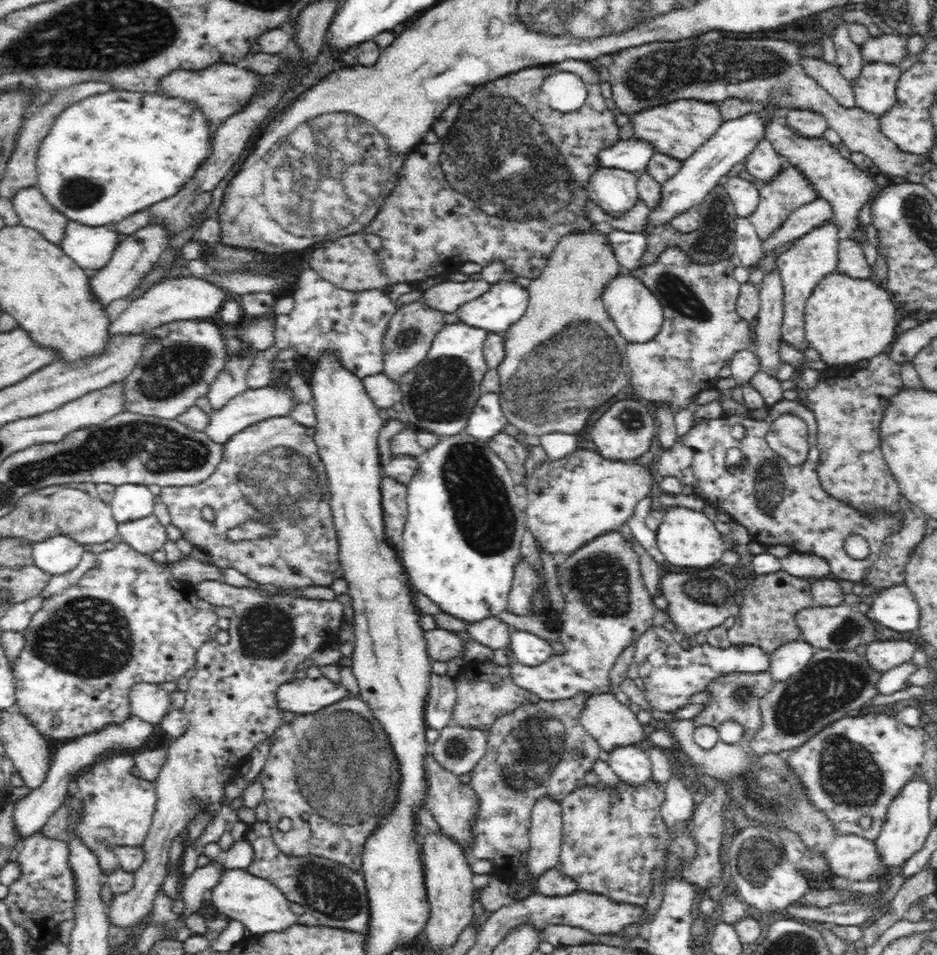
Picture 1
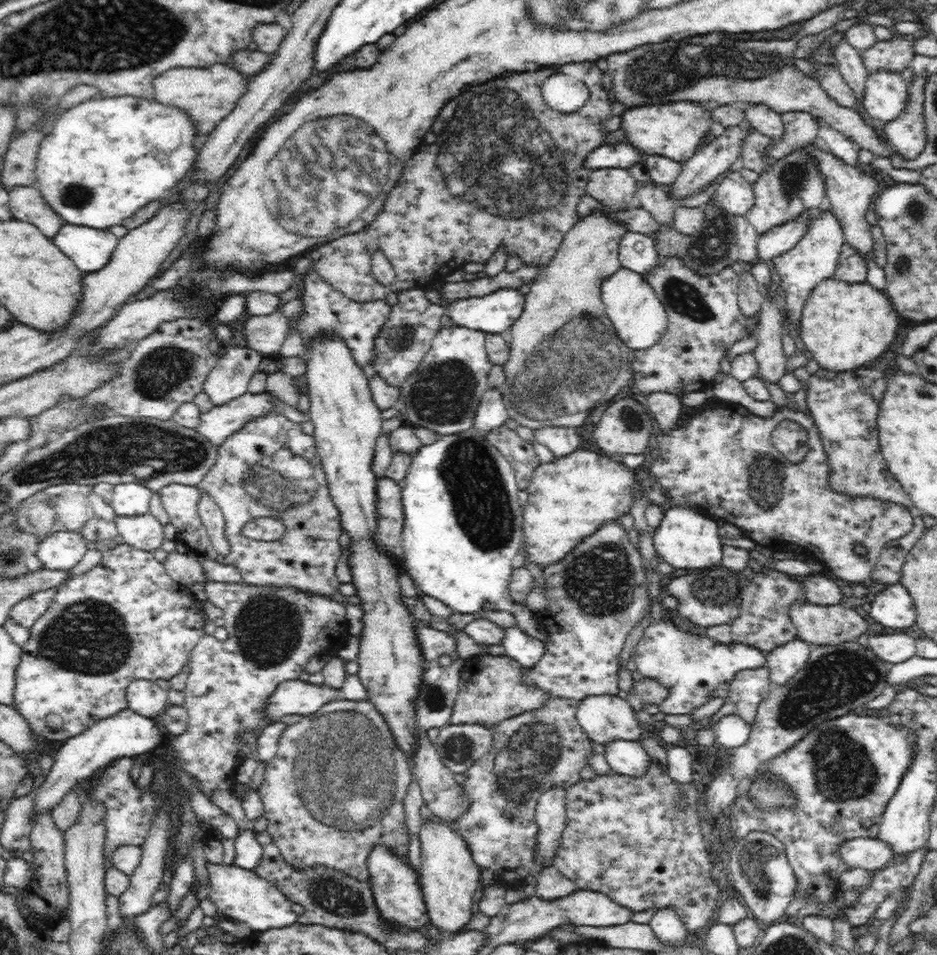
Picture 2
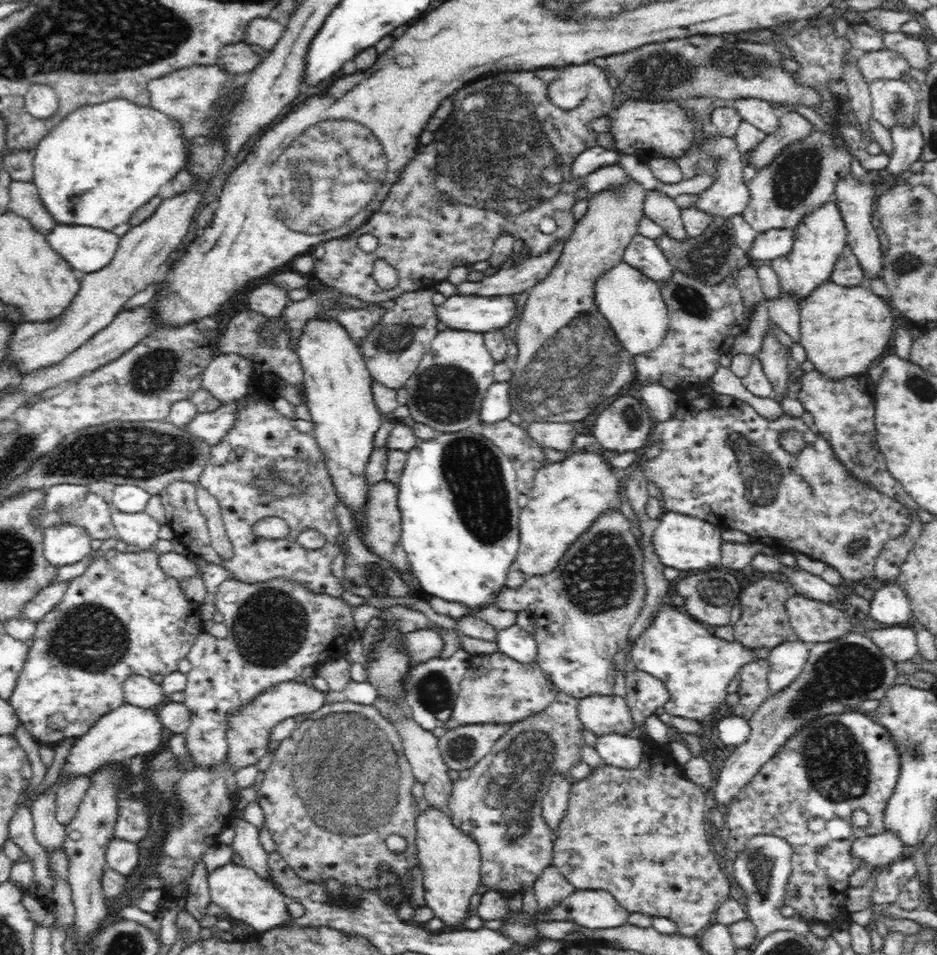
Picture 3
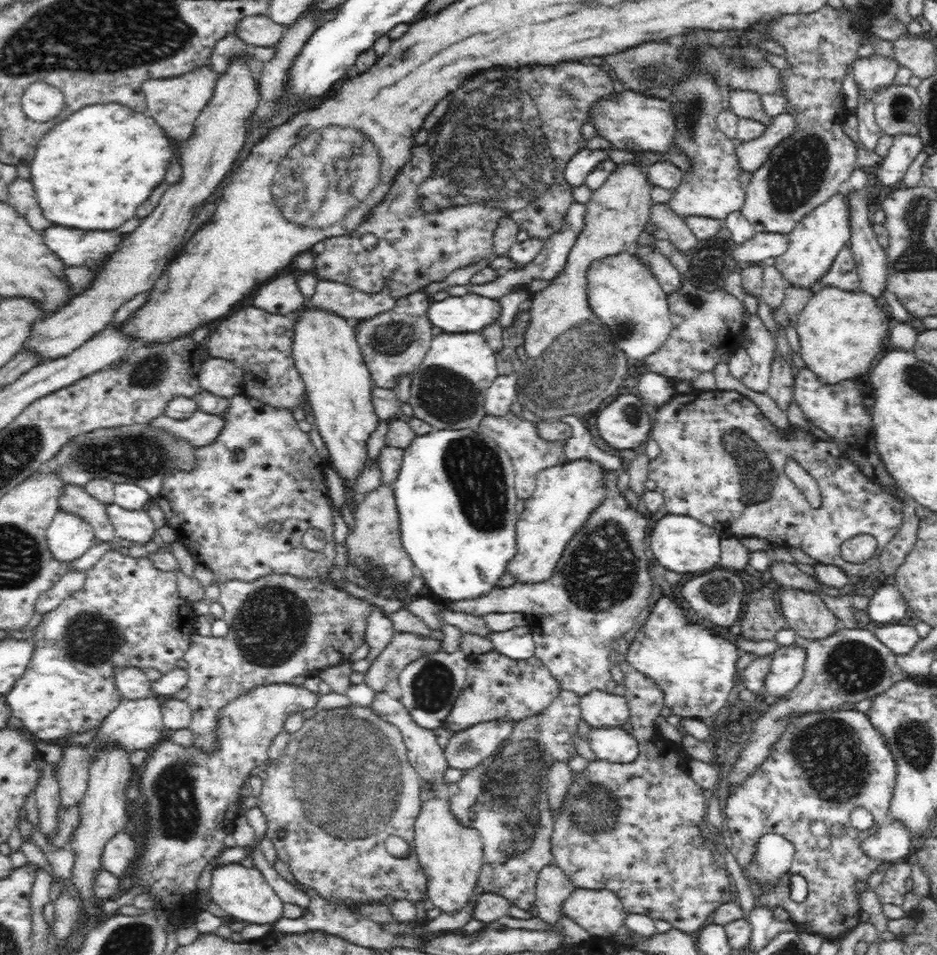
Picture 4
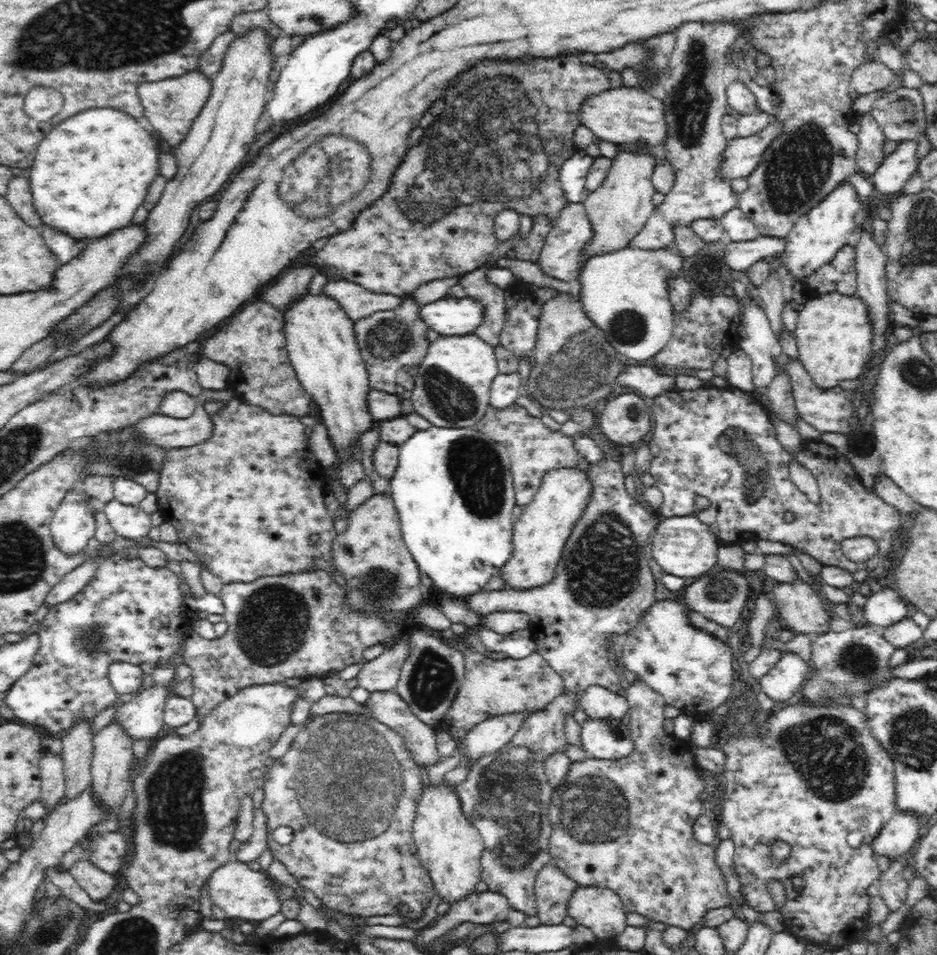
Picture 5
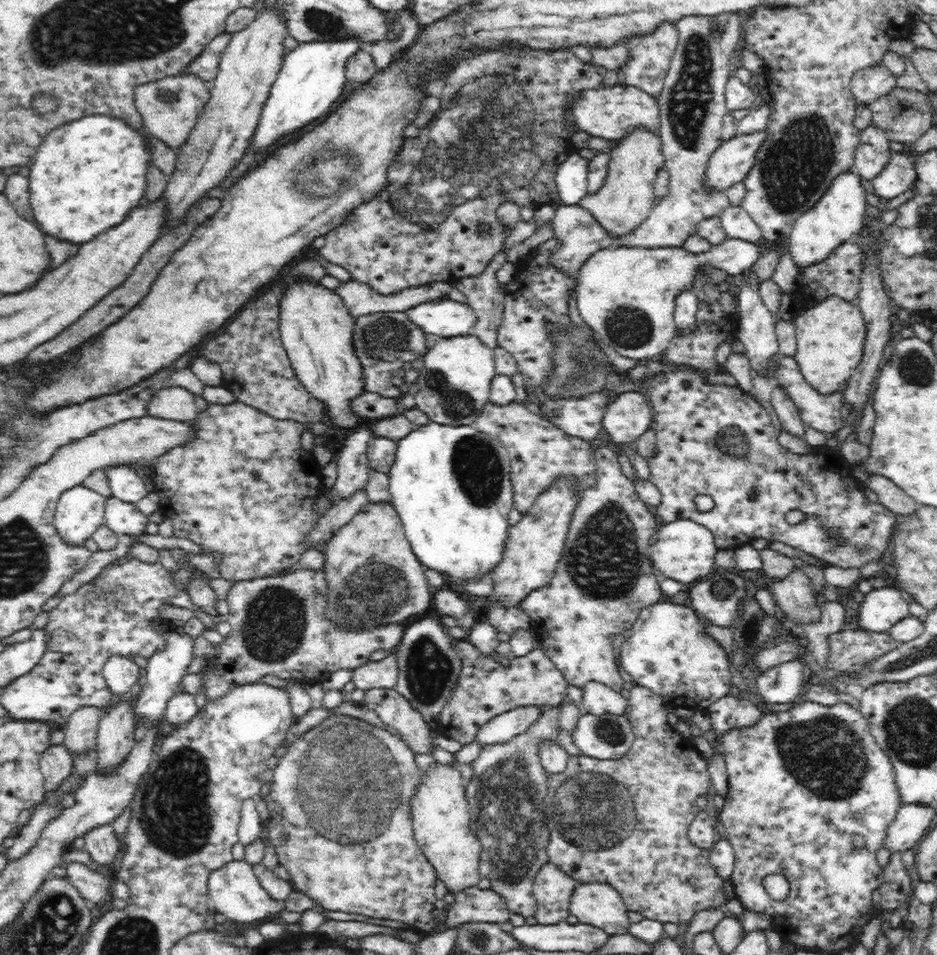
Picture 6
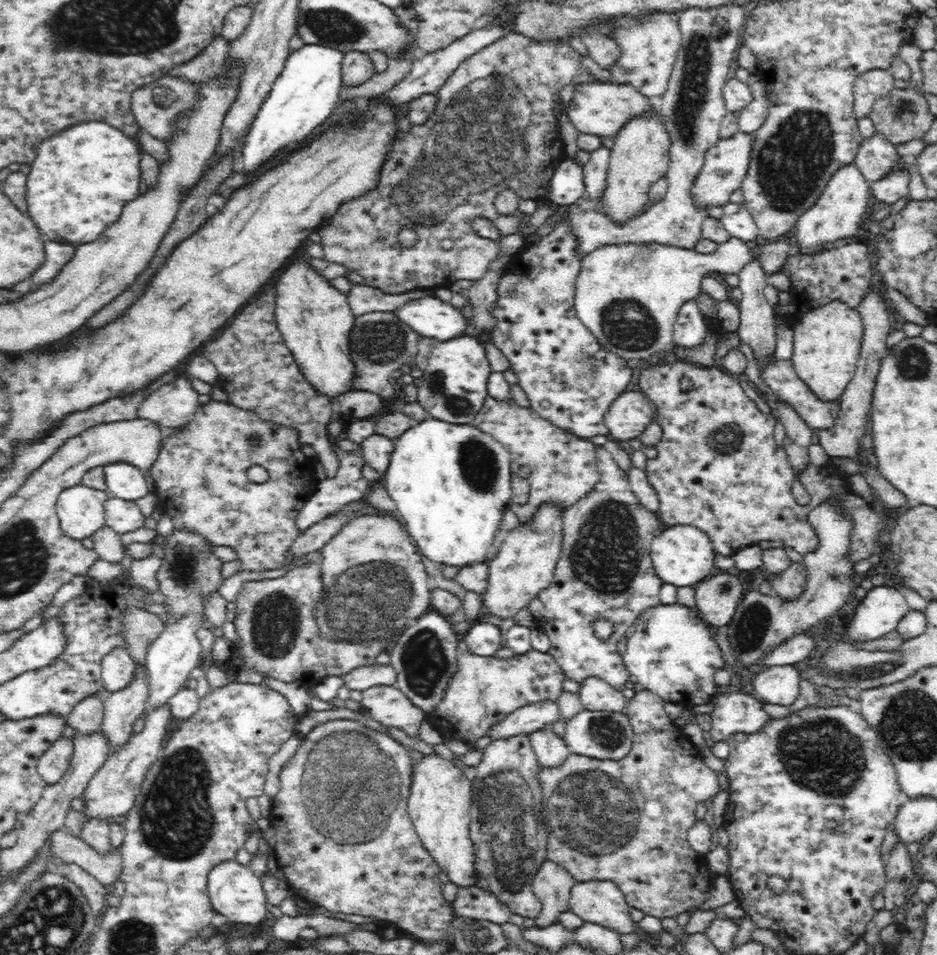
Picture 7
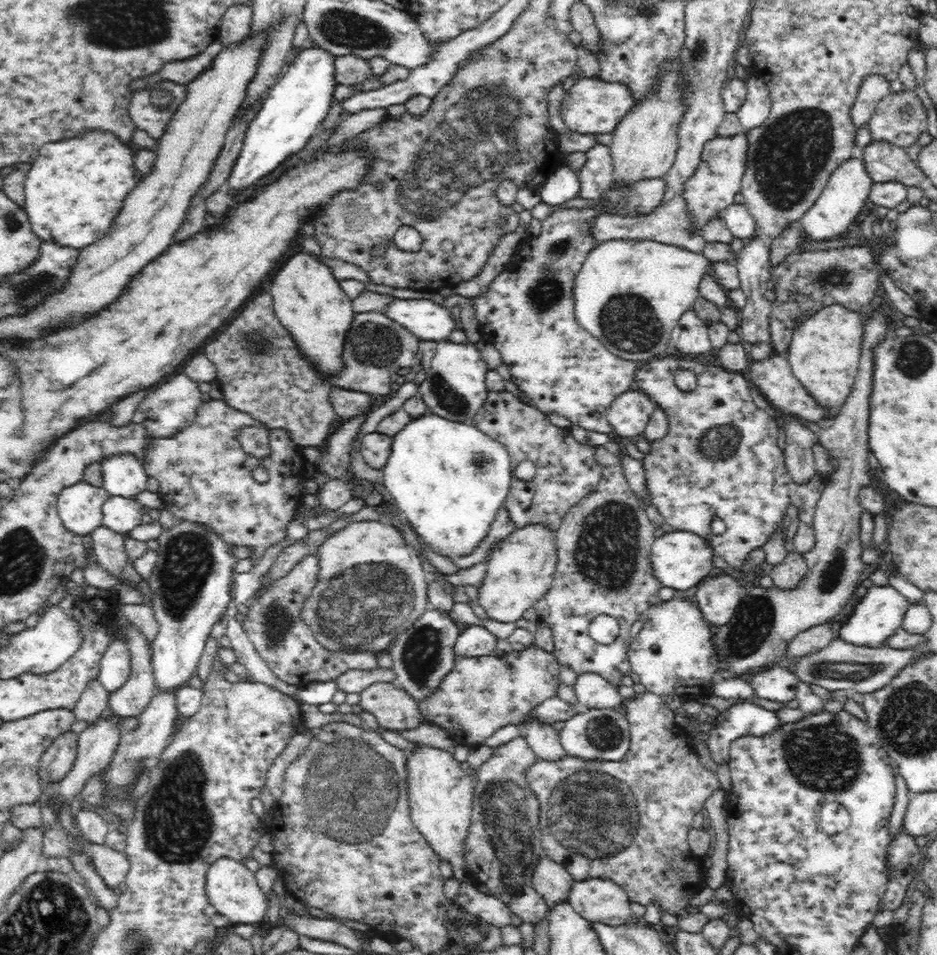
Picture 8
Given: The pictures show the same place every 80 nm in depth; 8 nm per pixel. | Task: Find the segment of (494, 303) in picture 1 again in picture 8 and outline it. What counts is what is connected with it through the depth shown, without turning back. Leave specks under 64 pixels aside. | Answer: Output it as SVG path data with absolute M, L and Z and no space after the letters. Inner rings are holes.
M398 299L386 308L386 316L404 326L420 341L436 342L450 340L457 329L457 320L449 312L448 307L432 301L432 299Z

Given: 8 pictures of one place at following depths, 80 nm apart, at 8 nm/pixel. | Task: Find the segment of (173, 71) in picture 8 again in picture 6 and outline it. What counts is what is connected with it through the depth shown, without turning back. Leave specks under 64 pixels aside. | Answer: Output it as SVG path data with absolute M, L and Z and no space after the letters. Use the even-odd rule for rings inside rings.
M224 32L215 36L212 42L204 48L189 65L186 72L195 74L198 78L210 83L216 78L219 70L219 60L226 51L231 39L231 34Z

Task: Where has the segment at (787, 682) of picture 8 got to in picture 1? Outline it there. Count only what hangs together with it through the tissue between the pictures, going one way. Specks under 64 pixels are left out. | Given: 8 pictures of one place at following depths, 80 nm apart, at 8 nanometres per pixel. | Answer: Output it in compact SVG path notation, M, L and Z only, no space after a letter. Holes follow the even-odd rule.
M792 641L779 646L771 655L769 673L774 681L786 680L802 670L814 656L816 648L806 641Z

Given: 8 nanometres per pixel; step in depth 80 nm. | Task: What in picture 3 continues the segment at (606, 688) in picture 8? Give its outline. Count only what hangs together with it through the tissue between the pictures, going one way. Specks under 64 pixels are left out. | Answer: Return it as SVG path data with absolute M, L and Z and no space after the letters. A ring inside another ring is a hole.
M592 695L579 699L578 718L597 738L610 733L634 737L634 719L625 697Z

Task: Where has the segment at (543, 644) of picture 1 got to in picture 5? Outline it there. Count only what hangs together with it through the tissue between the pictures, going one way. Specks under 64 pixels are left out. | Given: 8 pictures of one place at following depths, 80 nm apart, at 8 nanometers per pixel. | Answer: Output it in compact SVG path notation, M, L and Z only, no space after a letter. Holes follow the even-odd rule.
M484 626L478 628L475 632L489 651L499 652L501 650L513 659L530 656L530 653L535 651L535 640L528 627L504 635Z

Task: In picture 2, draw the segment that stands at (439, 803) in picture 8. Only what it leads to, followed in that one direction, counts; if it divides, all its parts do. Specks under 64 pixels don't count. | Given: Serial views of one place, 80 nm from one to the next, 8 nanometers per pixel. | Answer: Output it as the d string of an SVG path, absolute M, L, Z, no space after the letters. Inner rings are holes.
M443 821L426 822L420 830L420 881L429 923L439 932L451 934L464 931L473 914L474 891L481 879L479 866L473 860L469 843Z

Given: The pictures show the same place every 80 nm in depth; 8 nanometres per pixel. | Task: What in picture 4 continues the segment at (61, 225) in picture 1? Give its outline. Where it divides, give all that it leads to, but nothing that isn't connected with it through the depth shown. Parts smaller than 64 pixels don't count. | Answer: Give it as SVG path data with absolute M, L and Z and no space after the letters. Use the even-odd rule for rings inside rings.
M16 177L8 185L8 192L7 203L14 207L16 212L22 215L34 230L42 232L53 225L43 215L43 210L39 207L31 181Z

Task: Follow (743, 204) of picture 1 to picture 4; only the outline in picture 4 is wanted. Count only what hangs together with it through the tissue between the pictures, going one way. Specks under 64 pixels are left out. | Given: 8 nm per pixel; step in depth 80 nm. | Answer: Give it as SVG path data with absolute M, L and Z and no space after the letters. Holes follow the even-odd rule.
M694 76L676 83L666 99L671 104L671 114L675 116L678 152L688 154L696 164L694 172L686 174L684 182L679 183L680 188L673 190L674 198L668 206L679 218L693 214L723 220L730 213L740 211L746 193L744 184L738 179L741 166L737 142L724 133L720 134L717 116L722 111L722 96L718 94L718 88L708 84L706 76Z

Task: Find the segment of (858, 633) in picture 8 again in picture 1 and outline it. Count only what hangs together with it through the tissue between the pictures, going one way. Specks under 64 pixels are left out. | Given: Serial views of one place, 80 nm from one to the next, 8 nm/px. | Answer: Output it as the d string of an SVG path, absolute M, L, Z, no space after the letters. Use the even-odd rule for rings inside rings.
M905 584L885 588L876 598L870 608L870 615L892 630L910 632L918 626L918 604Z

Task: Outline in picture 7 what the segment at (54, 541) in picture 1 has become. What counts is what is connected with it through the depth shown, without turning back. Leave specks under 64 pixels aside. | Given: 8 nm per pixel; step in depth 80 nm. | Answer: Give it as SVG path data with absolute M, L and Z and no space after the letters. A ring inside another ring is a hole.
M88 485L63 490L57 500L57 517L65 536L74 540L92 537L105 526L105 502L110 494Z

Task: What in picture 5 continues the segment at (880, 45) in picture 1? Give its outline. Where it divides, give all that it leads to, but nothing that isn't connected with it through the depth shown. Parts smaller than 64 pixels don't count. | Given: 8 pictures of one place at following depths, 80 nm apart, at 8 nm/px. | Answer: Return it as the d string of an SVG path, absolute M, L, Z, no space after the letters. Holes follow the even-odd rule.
M880 60L860 64L856 71L852 72L851 88L858 94L870 94L876 90L886 88L888 84L894 82L897 73L888 68Z

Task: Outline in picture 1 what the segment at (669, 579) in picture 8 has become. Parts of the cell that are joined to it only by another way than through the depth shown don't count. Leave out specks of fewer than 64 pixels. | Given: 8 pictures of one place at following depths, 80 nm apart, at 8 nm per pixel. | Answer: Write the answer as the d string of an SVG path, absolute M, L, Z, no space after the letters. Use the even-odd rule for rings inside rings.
M682 506L664 509L663 522L656 538L665 560L674 566L710 567L714 562L720 561L726 549L733 550L736 547L729 537L719 532L706 514Z

